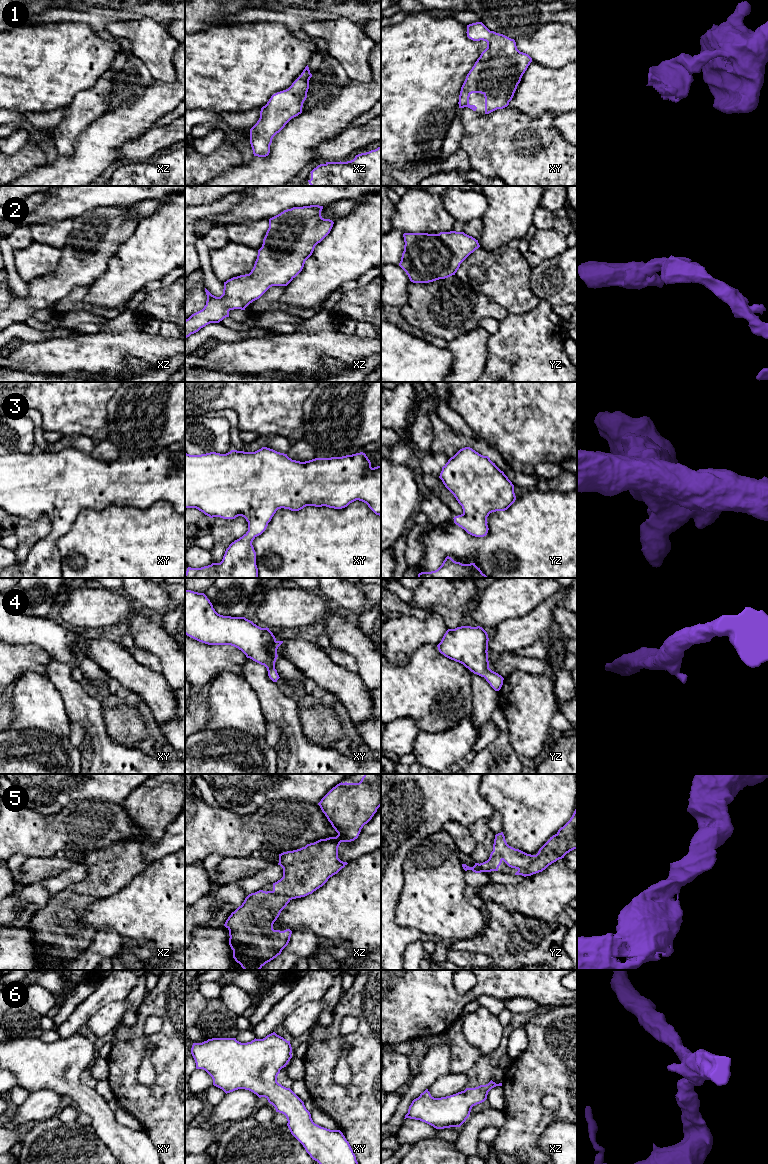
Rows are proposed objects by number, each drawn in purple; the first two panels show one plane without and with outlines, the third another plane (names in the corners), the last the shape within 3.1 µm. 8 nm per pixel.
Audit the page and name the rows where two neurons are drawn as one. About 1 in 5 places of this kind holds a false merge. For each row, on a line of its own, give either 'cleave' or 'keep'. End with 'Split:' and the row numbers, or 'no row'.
1: keep
2: keep
3: keep
4: keep
5: keep
6: keep
Split: no row

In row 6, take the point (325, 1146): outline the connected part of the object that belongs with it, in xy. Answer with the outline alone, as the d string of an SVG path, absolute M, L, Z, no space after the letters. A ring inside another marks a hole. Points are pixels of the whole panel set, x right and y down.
M275 1032L263 1039L241 1043L236 1038L212 1038L202 1043L193 1043L191 1054L196 1069L205 1070L213 1079L213 1085L226 1094L238 1089L253 1092L259 1098L265 1097L276 1112L287 1118L291 1134L303 1145L310 1157L319 1164L358 1164L356 1156L340 1130L330 1130L315 1124L304 1102L290 1089L277 1082L280 1070L292 1058L290 1041Z

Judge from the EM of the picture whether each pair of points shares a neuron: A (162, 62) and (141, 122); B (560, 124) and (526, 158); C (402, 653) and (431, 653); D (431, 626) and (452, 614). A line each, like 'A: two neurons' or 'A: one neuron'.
A: two neurons
B: two neurons
C: two neurons
D: two neurons

